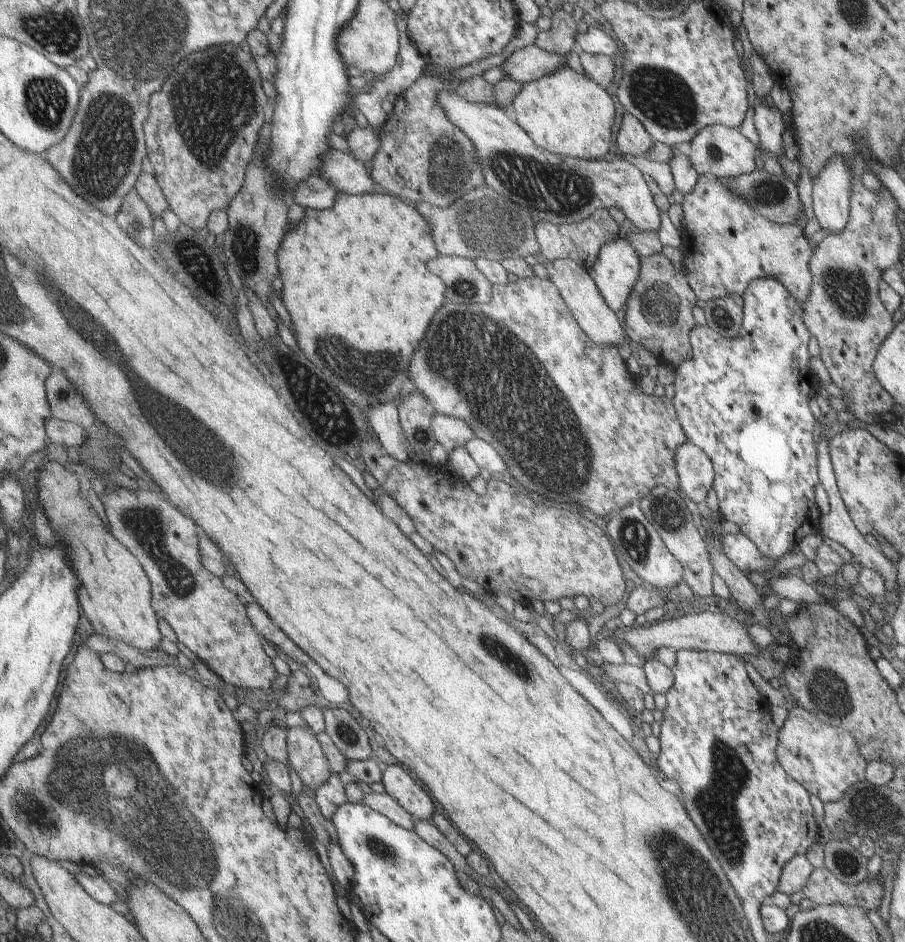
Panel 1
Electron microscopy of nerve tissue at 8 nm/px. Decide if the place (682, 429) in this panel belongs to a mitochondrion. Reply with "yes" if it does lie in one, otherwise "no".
no

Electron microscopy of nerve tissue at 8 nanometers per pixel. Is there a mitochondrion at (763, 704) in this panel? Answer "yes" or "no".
no

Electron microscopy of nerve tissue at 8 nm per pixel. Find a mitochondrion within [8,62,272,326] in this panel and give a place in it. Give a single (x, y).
(108, 145)

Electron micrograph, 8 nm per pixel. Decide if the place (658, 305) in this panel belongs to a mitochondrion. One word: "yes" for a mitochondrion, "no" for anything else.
yes

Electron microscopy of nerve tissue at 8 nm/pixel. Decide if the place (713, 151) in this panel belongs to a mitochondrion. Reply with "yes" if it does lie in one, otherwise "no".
yes

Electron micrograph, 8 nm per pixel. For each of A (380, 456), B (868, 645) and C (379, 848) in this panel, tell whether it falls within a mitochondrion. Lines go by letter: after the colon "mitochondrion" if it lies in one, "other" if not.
A: other
B: other
C: mitochondrion

